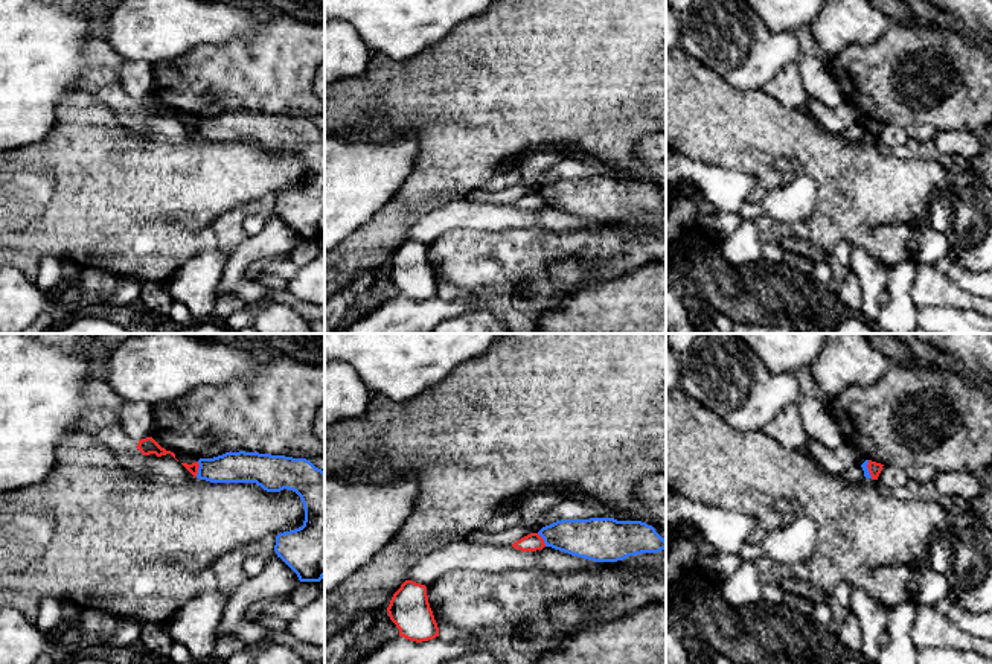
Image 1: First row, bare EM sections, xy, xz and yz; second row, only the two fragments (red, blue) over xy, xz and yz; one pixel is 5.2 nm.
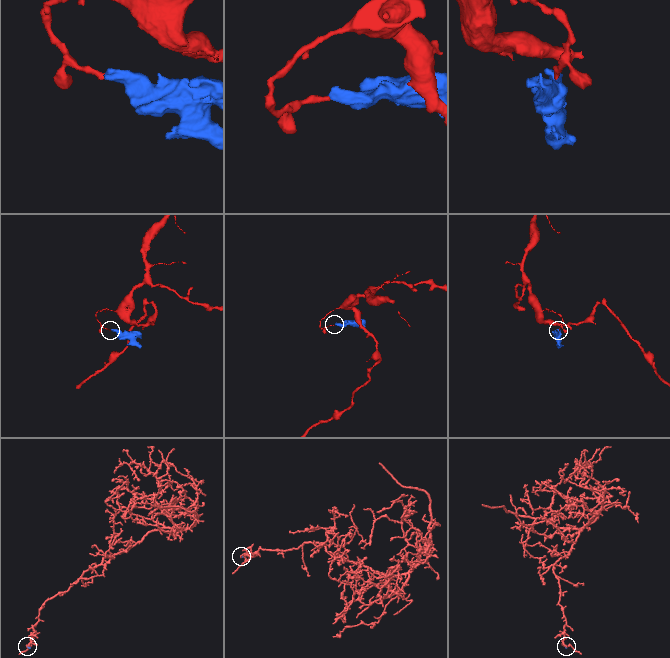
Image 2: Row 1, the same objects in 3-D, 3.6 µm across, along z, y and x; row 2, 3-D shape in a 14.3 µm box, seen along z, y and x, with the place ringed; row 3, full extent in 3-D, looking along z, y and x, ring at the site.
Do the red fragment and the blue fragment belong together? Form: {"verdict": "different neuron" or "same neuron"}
{"verdict": "different neuron"}

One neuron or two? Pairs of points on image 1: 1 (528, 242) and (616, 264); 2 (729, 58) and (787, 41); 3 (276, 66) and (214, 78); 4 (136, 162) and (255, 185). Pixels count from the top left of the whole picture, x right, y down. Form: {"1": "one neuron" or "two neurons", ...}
{"1": "one neuron", "2": "one neuron", "3": "one neuron", "4": "one neuron"}

